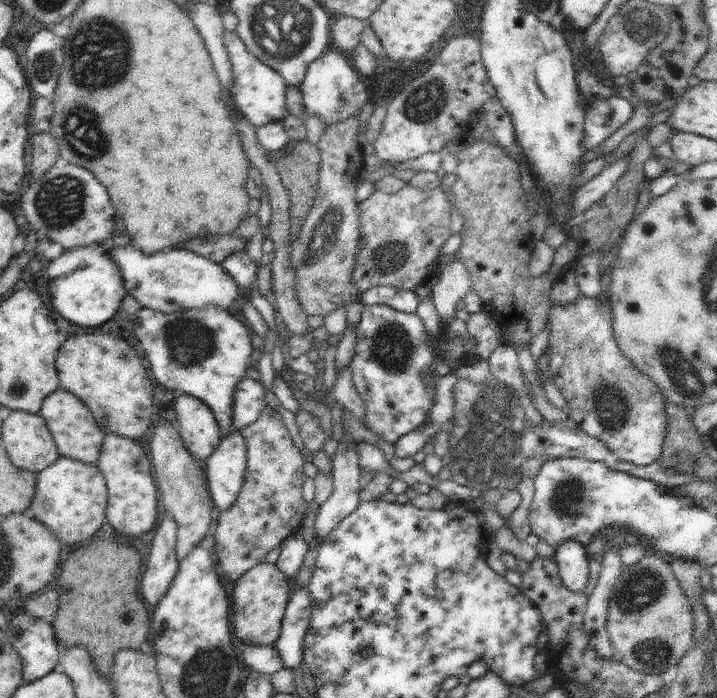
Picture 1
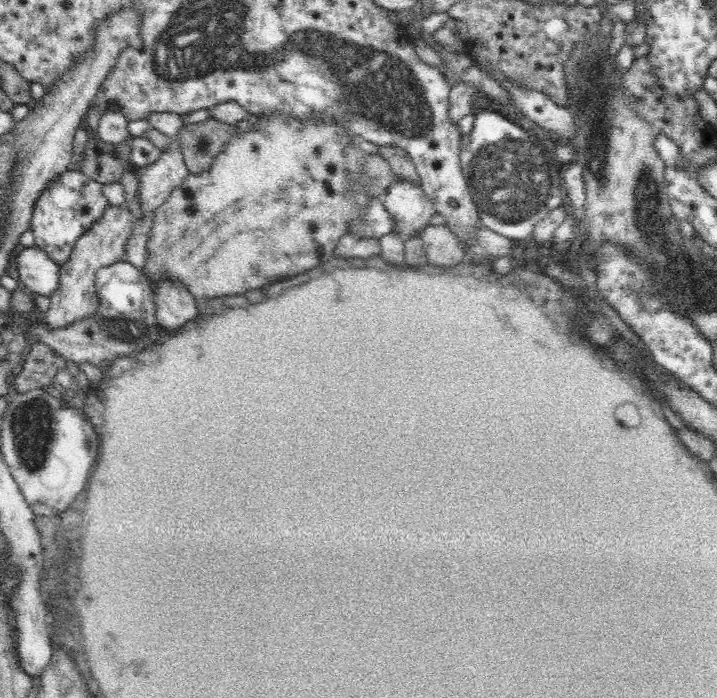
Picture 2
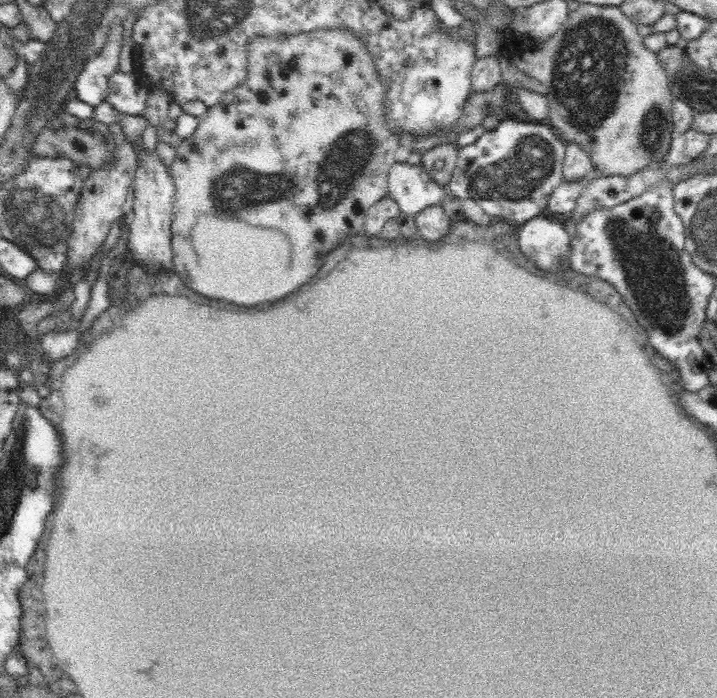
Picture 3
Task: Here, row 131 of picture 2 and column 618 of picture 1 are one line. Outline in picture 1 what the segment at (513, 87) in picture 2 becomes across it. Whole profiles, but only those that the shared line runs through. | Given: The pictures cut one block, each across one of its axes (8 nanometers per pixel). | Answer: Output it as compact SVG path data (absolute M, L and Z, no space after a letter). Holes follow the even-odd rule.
M619 549L607 550L599 557L601 563L599 580L592 595L589 597L587 610L583 616L584 634L588 637L588 644L590 647L594 647L596 656L602 660L614 660L616 656L615 648L612 646L608 631L606 630L606 618L610 594L614 588L616 579L620 576L624 567L620 554L618 554Z

